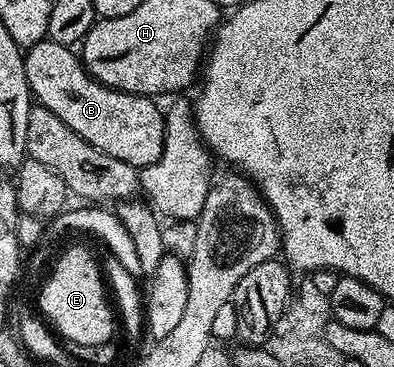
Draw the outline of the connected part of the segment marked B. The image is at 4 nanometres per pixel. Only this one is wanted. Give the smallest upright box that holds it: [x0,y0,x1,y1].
[25,40,166,168]

